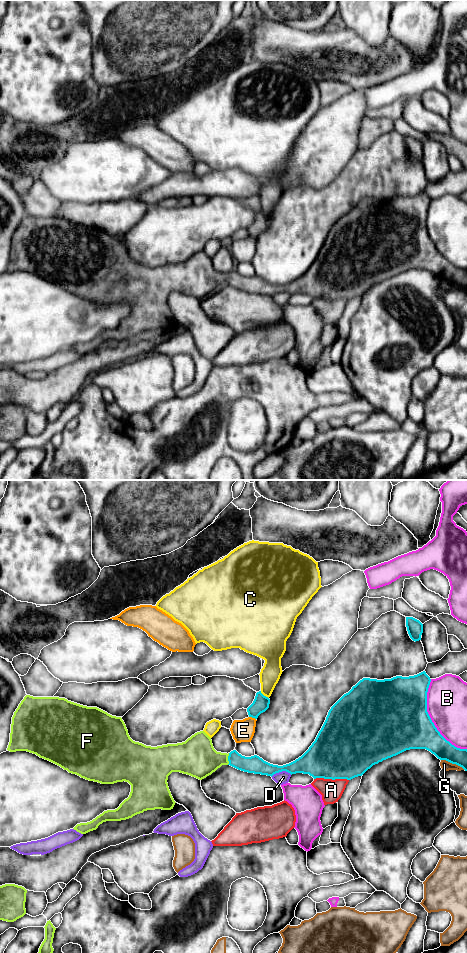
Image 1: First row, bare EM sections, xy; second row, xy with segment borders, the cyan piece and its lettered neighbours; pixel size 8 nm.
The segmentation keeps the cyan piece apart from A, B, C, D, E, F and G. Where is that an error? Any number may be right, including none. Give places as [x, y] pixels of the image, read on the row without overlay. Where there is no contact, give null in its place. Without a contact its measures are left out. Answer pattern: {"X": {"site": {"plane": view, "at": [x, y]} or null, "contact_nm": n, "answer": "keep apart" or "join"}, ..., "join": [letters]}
{"A": {"site": {"plane": "xy", "at": [331, 298]}, "contact_nm": 280, "answer": "keep apart"}, "B": {"site": {"plane": "xy", "at": [430, 239]}, "contact_nm": 650, "answer": "keep apart"}, "C": {"site": {"plane": "xy", "at": [263, 215]}, "contact_nm": 90, "answer": "keep apart"}, "D": {"site": {"plane": "xy", "at": [281, 291]}, "contact_nm": 170, "answer": "keep apart"}, "E": {"site": {"plane": "xy", "at": [252, 237]}, "contact_nm": 60, "answer": "keep apart"}, "F": {"site": {"plane": "xy", "at": [228, 279]}, "contact_nm": 100, "answer": "join"}, "G": {"site": {"plane": "xy", "at": [453, 283]}, "contact_nm": 200, "answer": "keep apart"}, "join": ["F"]}

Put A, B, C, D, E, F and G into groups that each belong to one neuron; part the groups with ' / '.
A / B / C / D / E / F / G

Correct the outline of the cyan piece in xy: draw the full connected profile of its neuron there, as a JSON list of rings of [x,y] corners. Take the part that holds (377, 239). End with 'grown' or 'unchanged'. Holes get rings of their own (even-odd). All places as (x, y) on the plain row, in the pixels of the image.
[[[425,191],[414,196],[396,196],[384,200],[363,198],[331,227],[321,250],[309,269],[295,281],[283,286],[270,284],[257,275],[242,276],[236,270],[228,274],[217,272],[213,267],[211,258],[204,251],[195,253],[182,263],[157,267],[146,266],[130,258],[121,237],[112,236],[97,227],[83,226],[65,218],[33,217],[30,215],[24,217],[14,232],[7,270],[10,272],[27,271],[36,274],[40,278],[67,290],[69,293],[76,294],[89,301],[101,304],[114,304],[125,301],[131,305],[129,317],[117,329],[104,331],[92,341],[77,344],[73,348],[81,354],[96,350],[100,344],[106,341],[126,340],[147,330],[173,329],[176,322],[167,303],[168,296],[172,292],[180,292],[202,300],[222,285],[230,285],[244,292],[271,297],[276,293],[286,291],[291,295],[296,293],[309,294],[314,299],[351,300],[362,296],[373,285],[410,269],[426,269],[438,279],[456,284],[467,291],[467,269],[457,268],[447,261],[437,250],[427,232],[427,212],[430,202],[431,199]]] | grown

